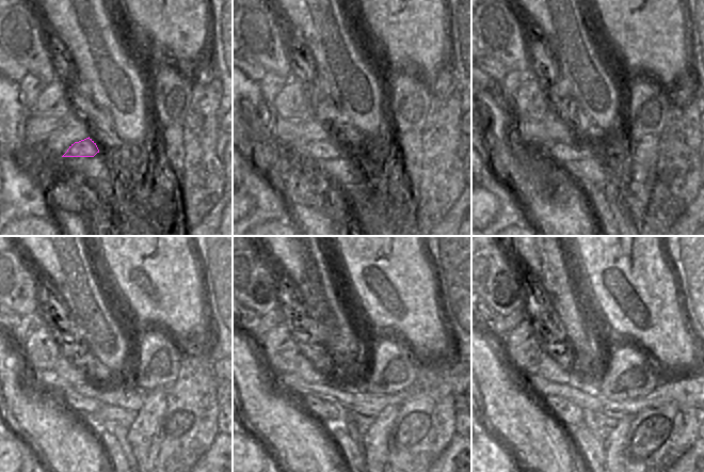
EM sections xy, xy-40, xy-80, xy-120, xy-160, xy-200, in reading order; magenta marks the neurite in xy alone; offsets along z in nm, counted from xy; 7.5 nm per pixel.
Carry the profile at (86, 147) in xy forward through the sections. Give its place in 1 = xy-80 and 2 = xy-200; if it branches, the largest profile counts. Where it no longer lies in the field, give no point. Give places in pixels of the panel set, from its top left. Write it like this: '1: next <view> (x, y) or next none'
1: next xy-80 (571, 152)
2: next xy-200 (569, 414)

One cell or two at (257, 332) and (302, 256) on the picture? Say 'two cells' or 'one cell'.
two cells

